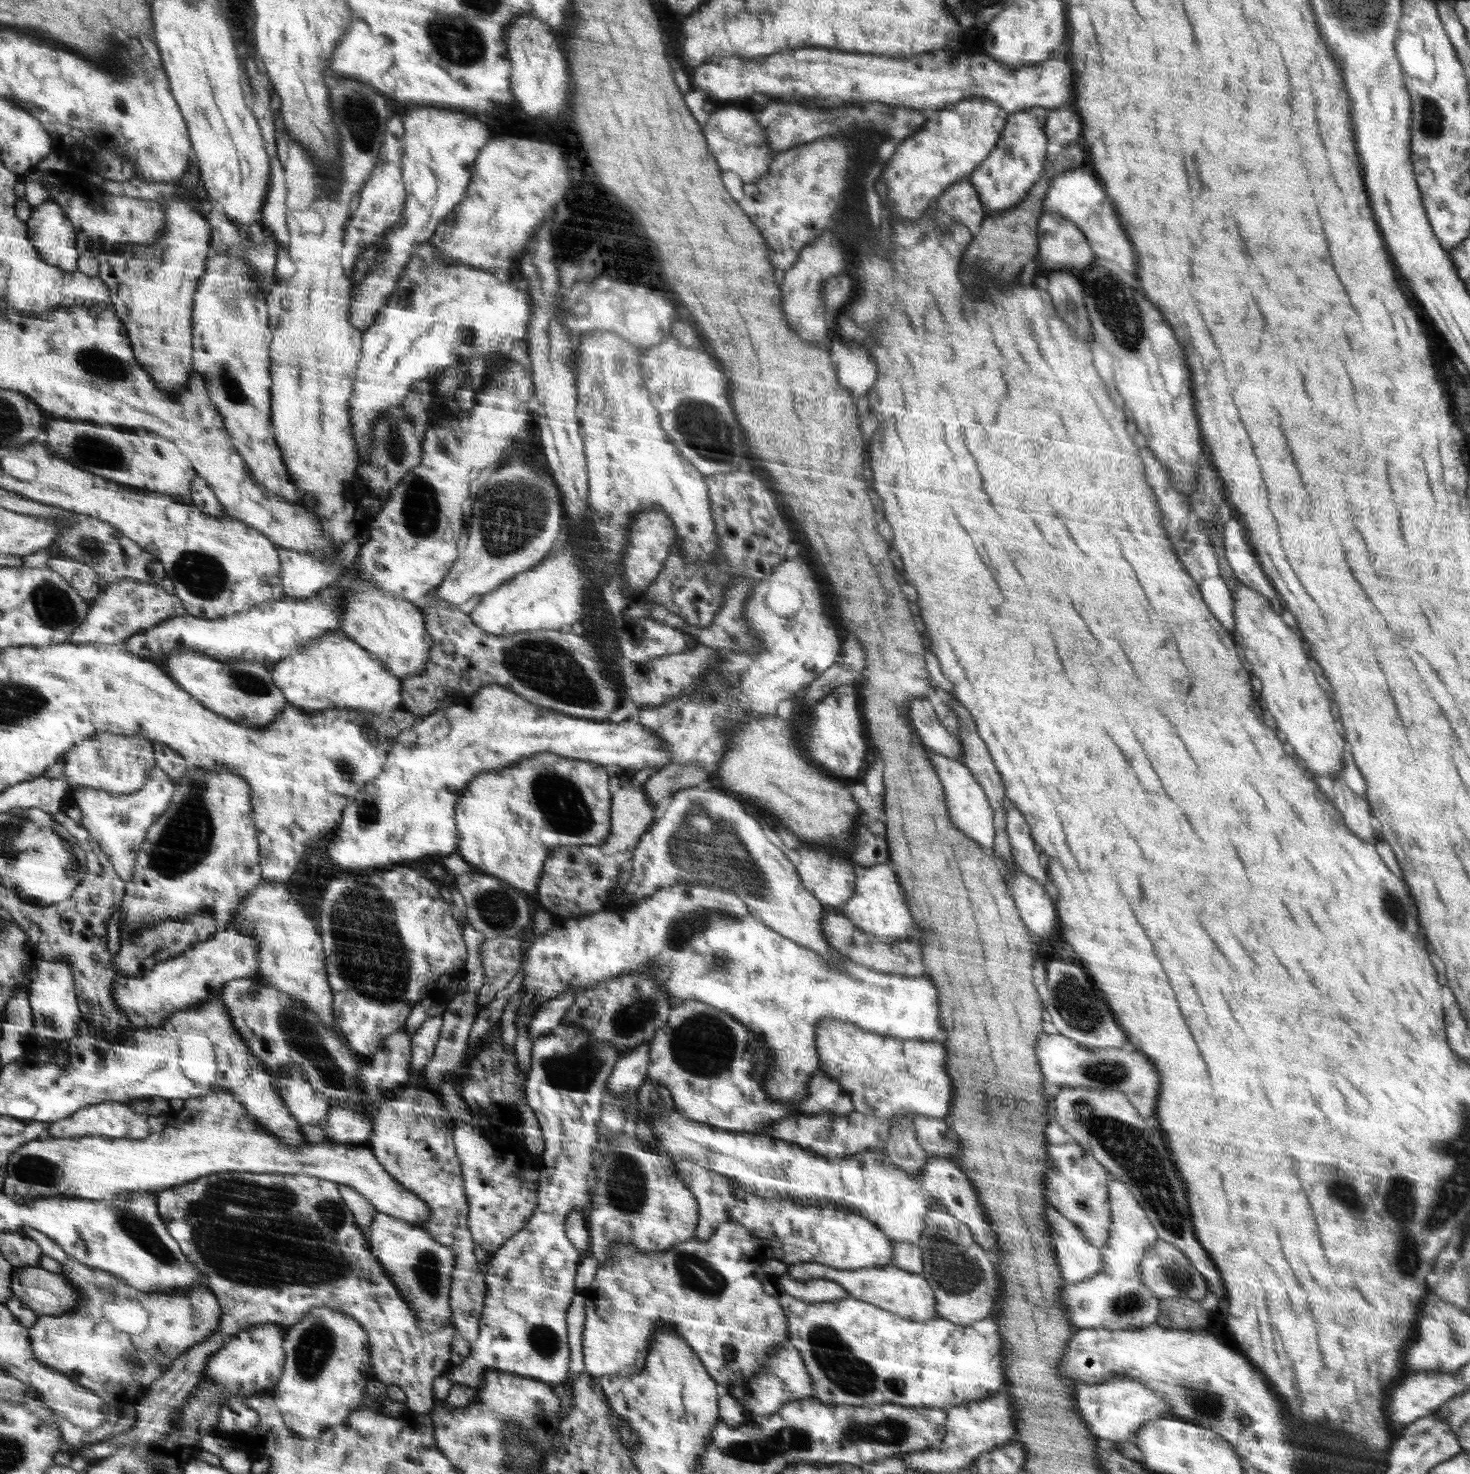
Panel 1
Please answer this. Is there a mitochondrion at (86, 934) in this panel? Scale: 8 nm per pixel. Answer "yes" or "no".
no

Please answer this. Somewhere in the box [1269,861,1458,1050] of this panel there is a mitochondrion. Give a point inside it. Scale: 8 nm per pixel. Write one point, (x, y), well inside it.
(1394, 907)

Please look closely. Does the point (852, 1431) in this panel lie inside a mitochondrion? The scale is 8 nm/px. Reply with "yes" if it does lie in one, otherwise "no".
yes

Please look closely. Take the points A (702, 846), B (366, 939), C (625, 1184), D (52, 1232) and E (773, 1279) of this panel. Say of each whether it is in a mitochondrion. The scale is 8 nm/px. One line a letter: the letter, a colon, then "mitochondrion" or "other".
A: mitochondrion
B: mitochondrion
C: mitochondrion
D: other
E: other

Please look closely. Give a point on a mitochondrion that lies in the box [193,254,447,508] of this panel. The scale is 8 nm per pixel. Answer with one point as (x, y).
(229, 383)

